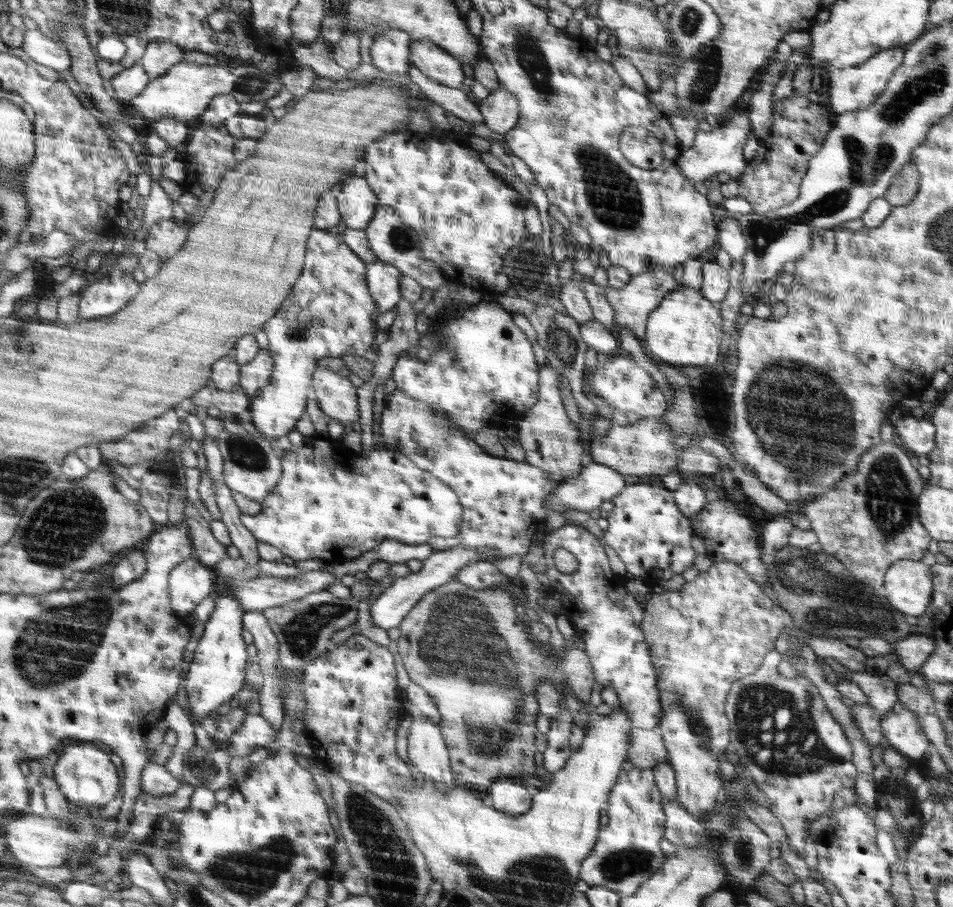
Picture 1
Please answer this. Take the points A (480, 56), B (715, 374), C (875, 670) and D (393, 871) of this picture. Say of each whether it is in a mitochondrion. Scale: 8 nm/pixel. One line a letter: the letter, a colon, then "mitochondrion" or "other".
A: other
B: other
C: other
D: mitochondrion

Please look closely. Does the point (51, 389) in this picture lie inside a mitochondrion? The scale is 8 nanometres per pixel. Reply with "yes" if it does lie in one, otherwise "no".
no

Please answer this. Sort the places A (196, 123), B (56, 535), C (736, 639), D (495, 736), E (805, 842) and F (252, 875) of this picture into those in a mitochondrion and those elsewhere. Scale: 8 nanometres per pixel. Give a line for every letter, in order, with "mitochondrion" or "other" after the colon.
A: other
B: mitochondrion
C: other
D: mitochondrion
E: other
F: mitochondrion

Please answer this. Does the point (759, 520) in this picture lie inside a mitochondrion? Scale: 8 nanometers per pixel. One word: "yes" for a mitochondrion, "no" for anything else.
no

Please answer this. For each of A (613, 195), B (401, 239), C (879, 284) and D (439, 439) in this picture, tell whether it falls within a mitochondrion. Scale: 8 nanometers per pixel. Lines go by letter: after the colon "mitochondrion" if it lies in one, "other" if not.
A: mitochondrion
B: mitochondrion
C: other
D: mitochondrion

